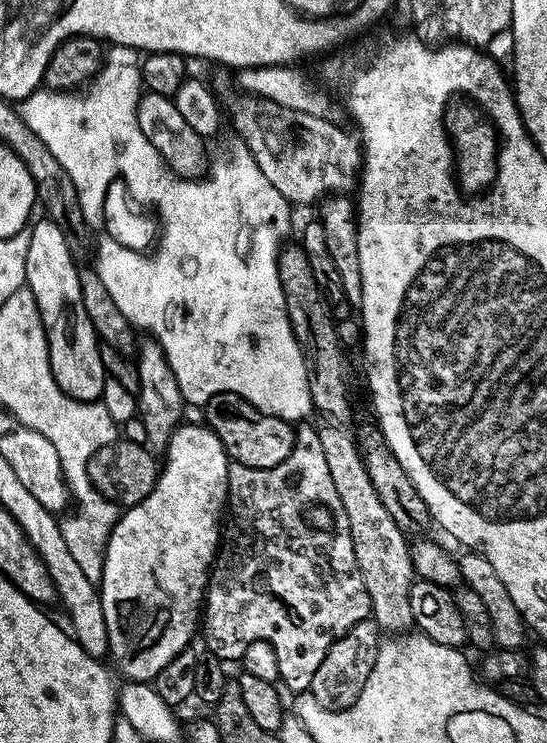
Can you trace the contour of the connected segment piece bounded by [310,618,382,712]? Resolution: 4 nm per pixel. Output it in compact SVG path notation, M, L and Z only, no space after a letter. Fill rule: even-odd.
M369 618L358 622L342 638L338 638L326 650L326 658L322 658L322 666L314 673L310 691L328 712L346 710L362 694L362 686L366 686L366 678L370 678L370 670L374 670L376 652L382 643L382 633L375 620Z

